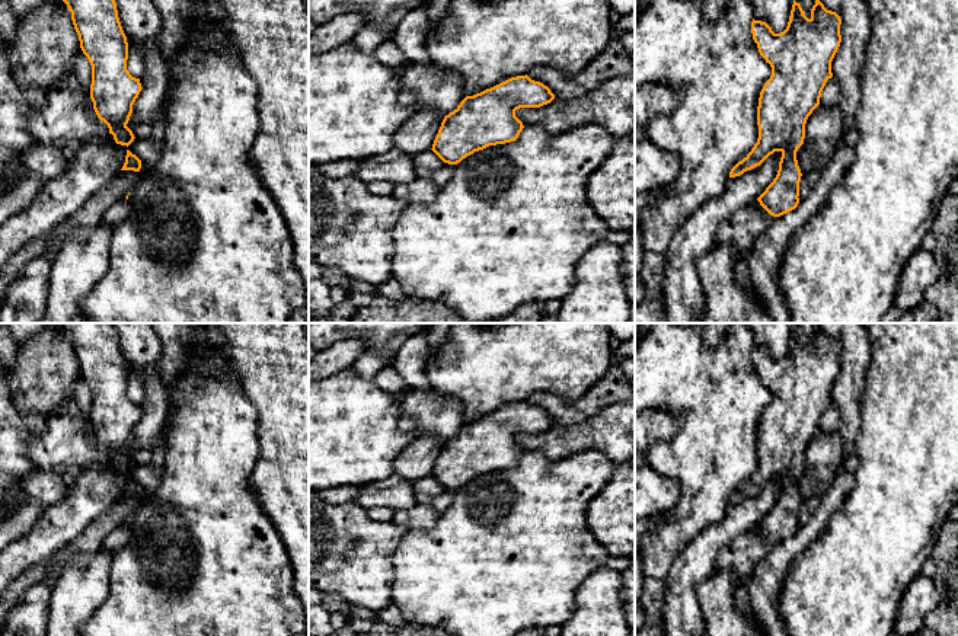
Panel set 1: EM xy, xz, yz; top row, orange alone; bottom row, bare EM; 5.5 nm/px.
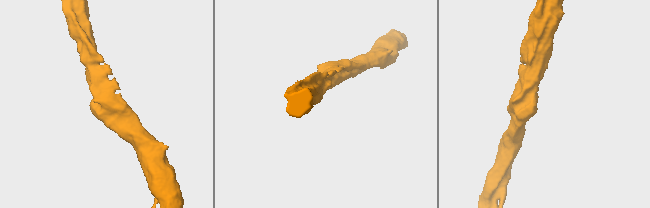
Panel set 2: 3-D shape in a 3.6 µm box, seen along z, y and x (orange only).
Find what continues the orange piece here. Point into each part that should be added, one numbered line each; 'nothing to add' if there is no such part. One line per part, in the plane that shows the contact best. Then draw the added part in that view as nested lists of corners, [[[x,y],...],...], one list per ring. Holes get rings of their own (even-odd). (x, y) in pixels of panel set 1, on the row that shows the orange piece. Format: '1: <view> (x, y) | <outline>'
nothing to add

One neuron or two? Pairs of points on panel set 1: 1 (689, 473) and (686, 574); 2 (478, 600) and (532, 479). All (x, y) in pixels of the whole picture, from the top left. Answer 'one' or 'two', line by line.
1: two
2: one

